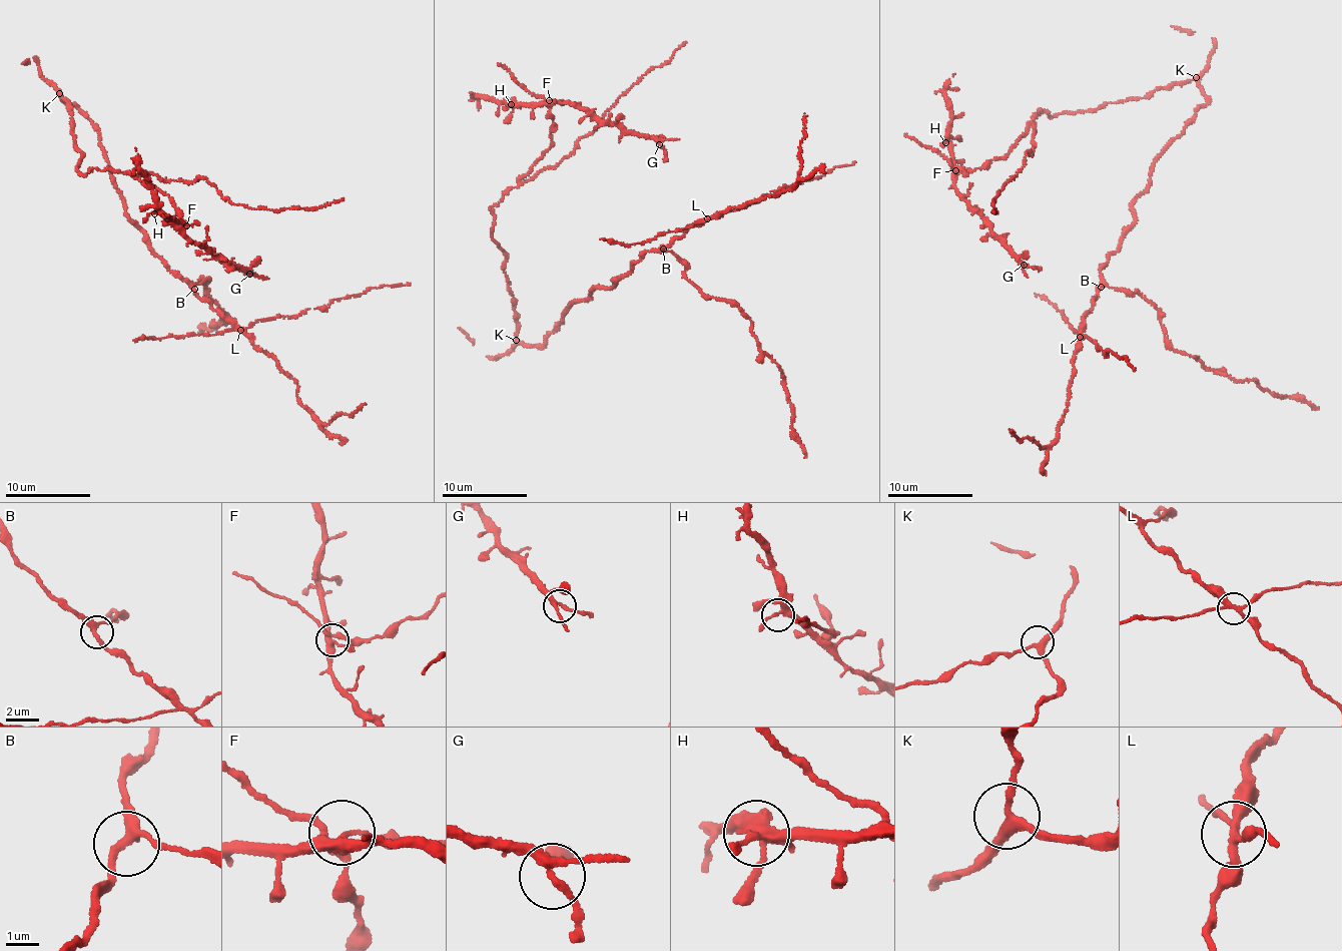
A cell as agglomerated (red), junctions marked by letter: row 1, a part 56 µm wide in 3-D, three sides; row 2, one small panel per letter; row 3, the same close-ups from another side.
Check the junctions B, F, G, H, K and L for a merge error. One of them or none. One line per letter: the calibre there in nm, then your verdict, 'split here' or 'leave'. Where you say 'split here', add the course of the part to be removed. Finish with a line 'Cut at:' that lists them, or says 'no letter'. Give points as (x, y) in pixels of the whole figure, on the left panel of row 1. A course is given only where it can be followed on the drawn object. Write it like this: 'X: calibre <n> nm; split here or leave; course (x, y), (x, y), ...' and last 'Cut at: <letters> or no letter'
B: calibre 240 nm; leave
F: calibre 240 nm; leave
G: calibre 240 nm; leave
H: calibre 240 nm; leave
K: calibre 280 nm; leave
L: calibre 240 nm; split here; course (239, 330), (259, 320), (314, 309), (372, 288), (410, 283)
Cut at: L

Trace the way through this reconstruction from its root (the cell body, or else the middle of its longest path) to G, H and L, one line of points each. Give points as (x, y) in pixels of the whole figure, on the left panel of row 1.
G: (82, 112), (60, 95), (70, 103), (82, 175), (118, 169), (159, 189), (175, 203), (183, 233), (249, 274)
H: (82, 112), (60, 95), (83, 153), (76, 169), (131, 173), (170, 198), (183, 224), (154, 213)
L: (82, 112), (91, 119), (97, 132), (126, 214), (144, 233), (149, 250), (239, 330)

